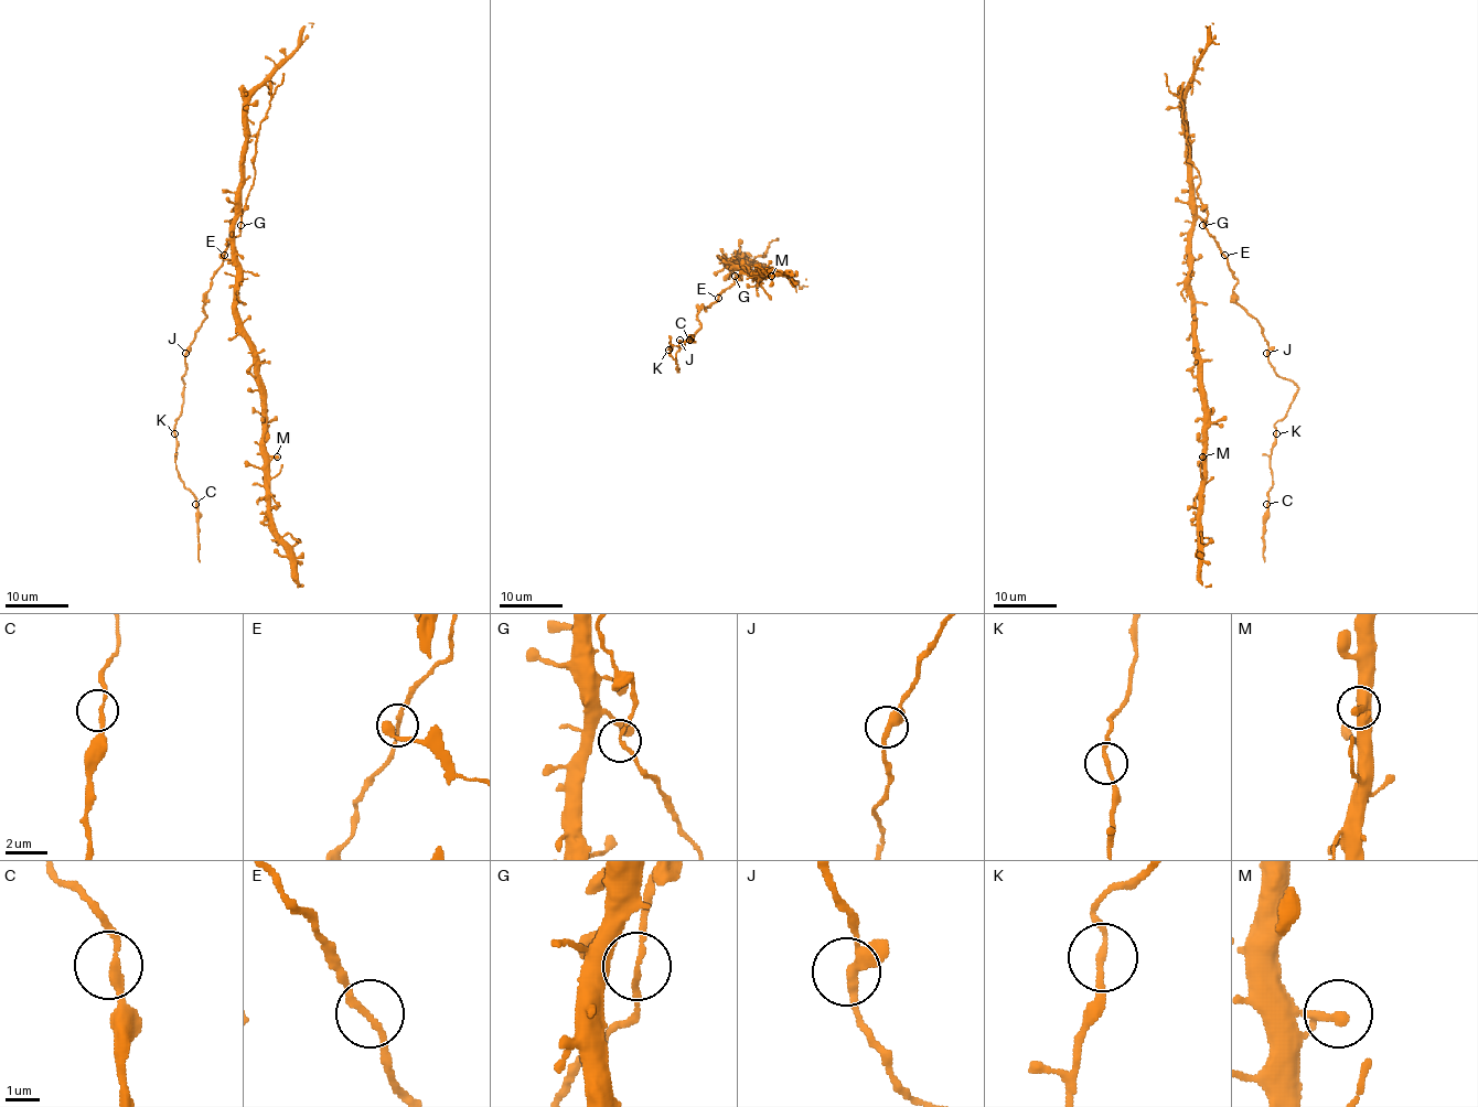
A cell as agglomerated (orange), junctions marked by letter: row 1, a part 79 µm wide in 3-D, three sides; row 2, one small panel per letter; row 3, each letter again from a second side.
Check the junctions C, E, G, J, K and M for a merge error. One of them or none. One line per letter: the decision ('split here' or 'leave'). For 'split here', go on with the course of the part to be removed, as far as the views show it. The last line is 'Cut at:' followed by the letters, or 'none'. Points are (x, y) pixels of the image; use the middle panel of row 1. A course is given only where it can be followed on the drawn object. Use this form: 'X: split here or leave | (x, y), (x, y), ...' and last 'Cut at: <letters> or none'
C: leave
E: leave
G: leave
J: leave
K: leave
M: leave
Cut at: none

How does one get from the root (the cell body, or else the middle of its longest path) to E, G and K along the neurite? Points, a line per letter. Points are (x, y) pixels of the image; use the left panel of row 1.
E: (256, 150), (254, 183), (242, 214), (239, 233), (224, 255)
G: (256, 150), (254, 183), (239, 225)
K: (256, 150), (254, 183), (239, 233), (211, 279), (206, 318), (185, 355), (184, 404), (174, 433)

